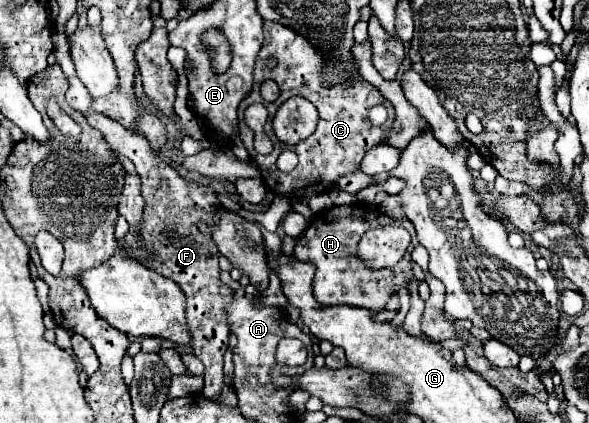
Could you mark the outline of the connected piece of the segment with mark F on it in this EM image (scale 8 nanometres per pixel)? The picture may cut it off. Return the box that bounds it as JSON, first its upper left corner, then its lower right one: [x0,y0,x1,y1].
[54,25,234,403]

